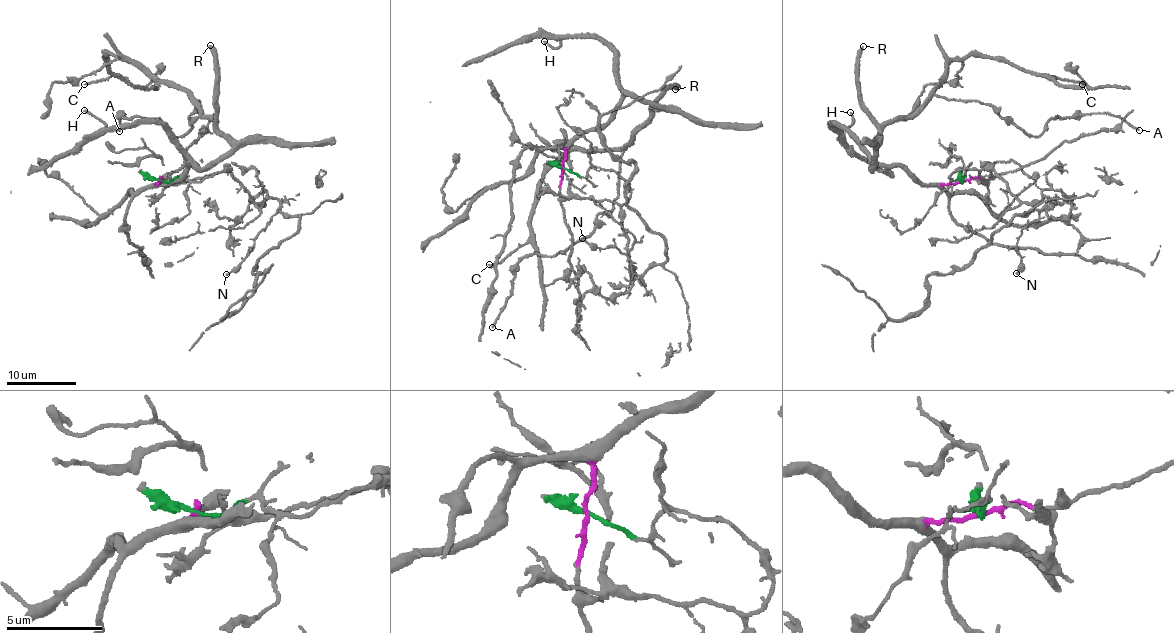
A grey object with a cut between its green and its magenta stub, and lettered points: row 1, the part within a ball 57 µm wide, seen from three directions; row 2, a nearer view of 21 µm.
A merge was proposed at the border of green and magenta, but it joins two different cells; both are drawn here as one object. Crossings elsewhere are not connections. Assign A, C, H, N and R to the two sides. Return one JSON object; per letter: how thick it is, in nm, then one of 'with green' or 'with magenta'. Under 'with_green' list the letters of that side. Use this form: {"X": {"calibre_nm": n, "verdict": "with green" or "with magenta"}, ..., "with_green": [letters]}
{"A": {"calibre_nm": 190, "verdict": "with magenta"}, "C": {"calibre_nm": 280, "verdict": "with magenta"}, "H": {"calibre_nm": 240, "verdict": "with magenta"}, "N": {"calibre_nm": 170, "verdict": "with green"}, "R": {"calibre_nm": 380, "verdict": "with magenta"}, "with_green": ["N"]}

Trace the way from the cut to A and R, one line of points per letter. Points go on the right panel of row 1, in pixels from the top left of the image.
A: (961, 181), (869, 168), (881, 130), (933, 95), (991, 104), (1038, 135), (1052, 118), (1108, 113), (1138, 130)
R: (961, 181), (924, 184), (899, 166), (869, 168), (877, 150), (877, 123), (859, 91), (859, 54), (863, 46)

